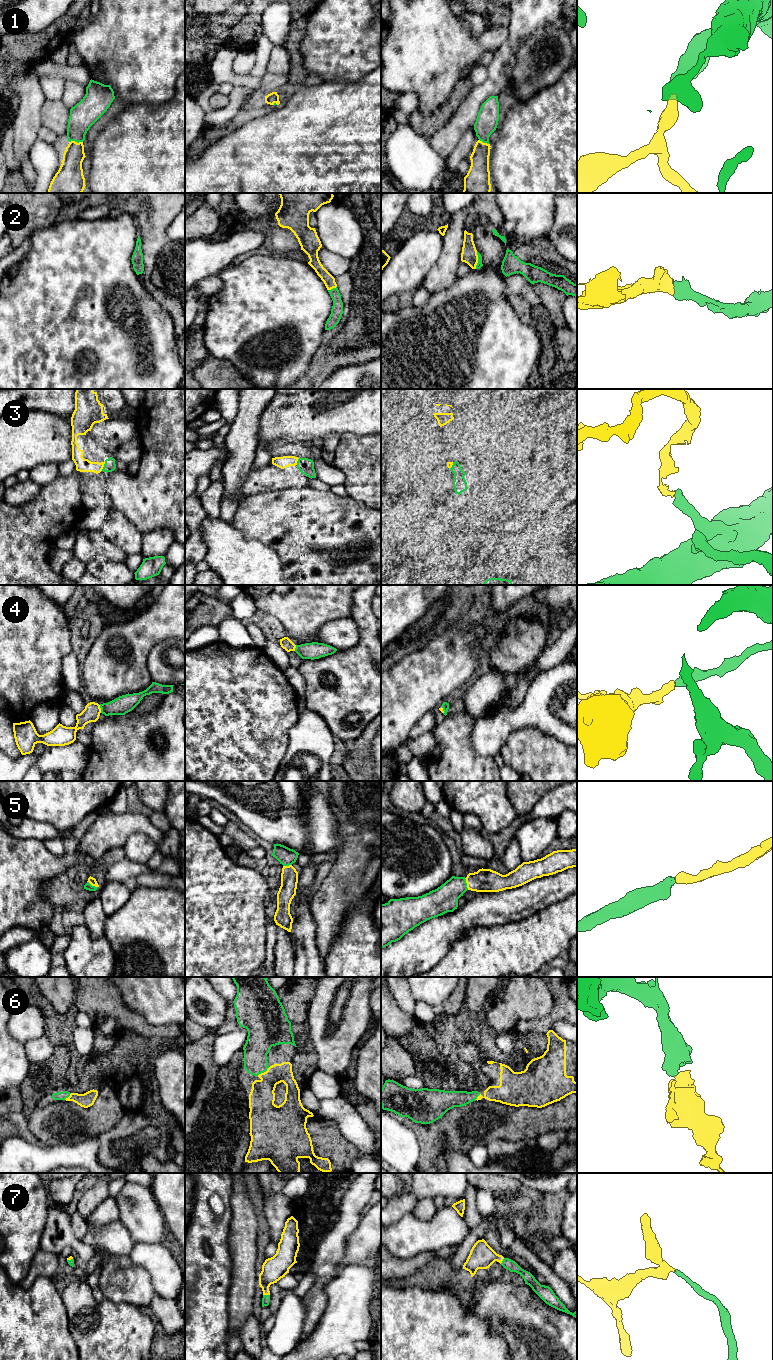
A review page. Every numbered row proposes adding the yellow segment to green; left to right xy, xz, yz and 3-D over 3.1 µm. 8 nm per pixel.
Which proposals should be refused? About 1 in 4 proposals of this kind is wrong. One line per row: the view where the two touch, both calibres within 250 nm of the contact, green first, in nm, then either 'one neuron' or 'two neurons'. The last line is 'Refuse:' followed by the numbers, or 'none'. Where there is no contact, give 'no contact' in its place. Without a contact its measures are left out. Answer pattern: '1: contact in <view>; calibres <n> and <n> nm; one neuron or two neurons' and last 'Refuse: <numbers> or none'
1: contact in xy; calibres 220 and 190 nm; one neuron
2: contact in yz; calibres 50 and 130 nm; one neuron
3: contact in xy; calibres 90 and 110 nm; one neuron
4: contact in xy; calibres 150 and 140 nm; one neuron
5: contact in yz; calibres 220 and 190 nm; one neuron
6: contact in xz; calibres 200 and 200 nm; one neuron
7: contact in xz; calibres 60 and 190 nm; one neuron
Refuse: none

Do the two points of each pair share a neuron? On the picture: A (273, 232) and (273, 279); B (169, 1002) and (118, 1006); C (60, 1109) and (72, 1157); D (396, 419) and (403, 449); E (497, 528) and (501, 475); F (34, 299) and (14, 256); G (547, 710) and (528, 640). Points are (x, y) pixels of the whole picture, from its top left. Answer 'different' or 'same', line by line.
A: different
B: different
C: different
D: different
E: different
F: different
G: different

